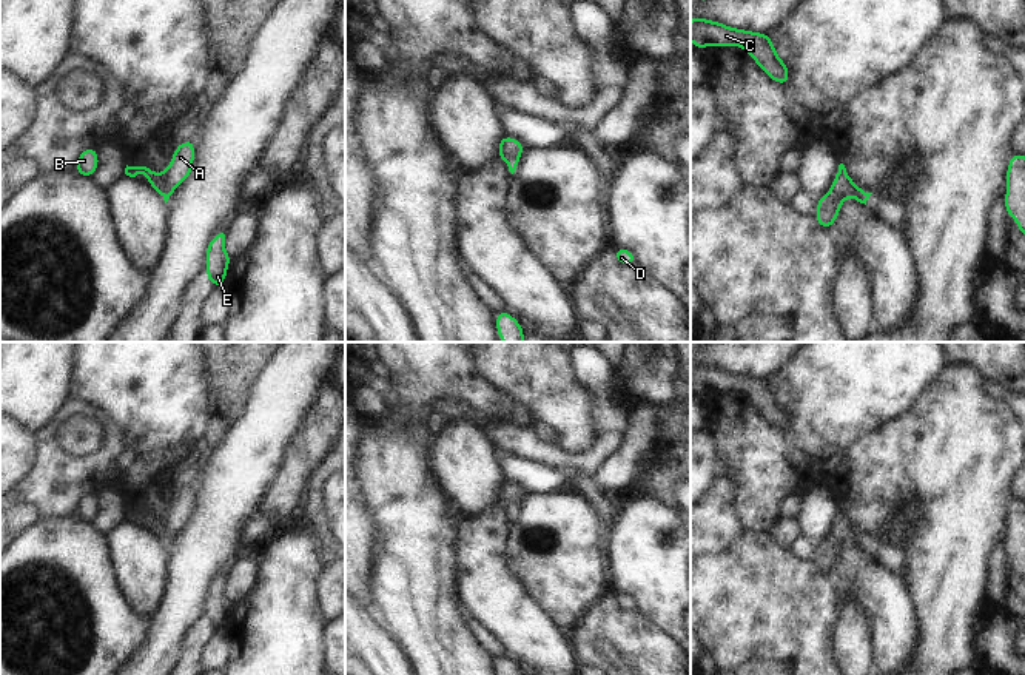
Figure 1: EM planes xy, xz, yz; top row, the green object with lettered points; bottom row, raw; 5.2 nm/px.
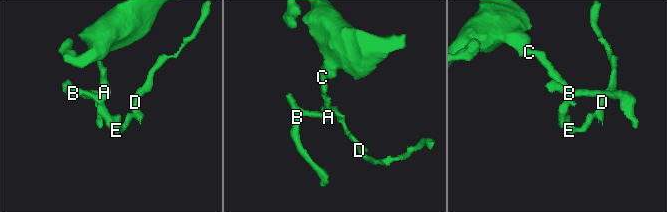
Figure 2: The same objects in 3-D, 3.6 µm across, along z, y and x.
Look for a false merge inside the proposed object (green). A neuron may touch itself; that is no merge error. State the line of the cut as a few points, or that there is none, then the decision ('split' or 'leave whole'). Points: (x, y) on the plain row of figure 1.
xy (162, 520), (164, 533), (173, 535) | split

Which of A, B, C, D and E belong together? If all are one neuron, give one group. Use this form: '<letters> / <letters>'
A C / B D E

